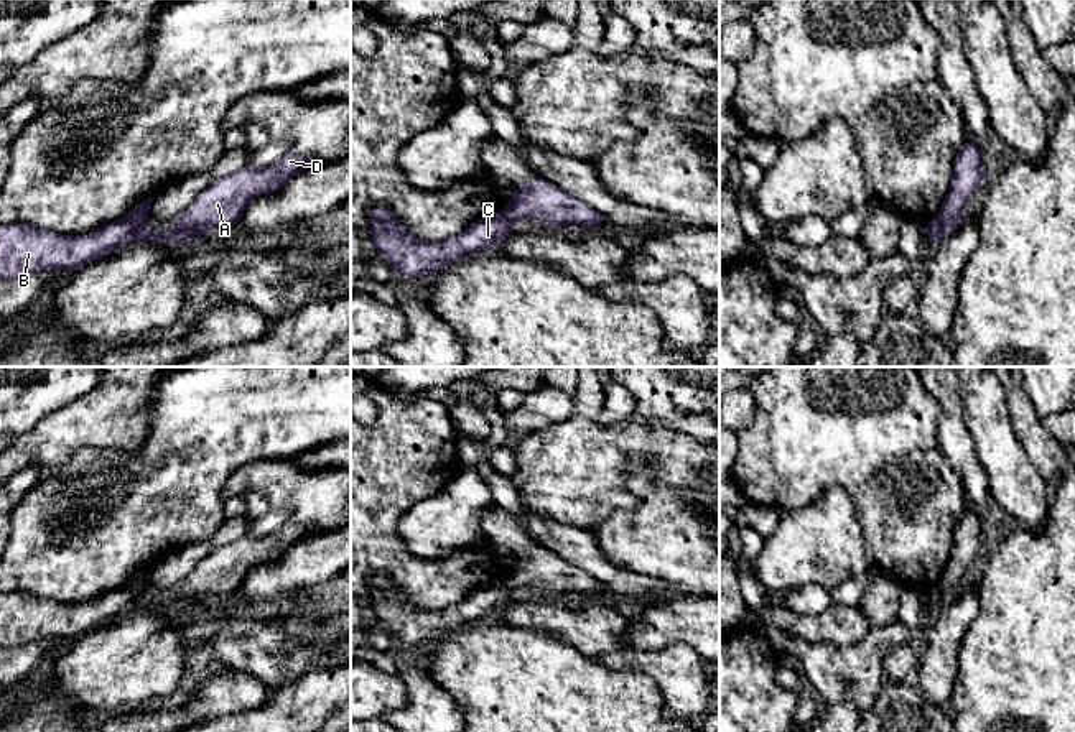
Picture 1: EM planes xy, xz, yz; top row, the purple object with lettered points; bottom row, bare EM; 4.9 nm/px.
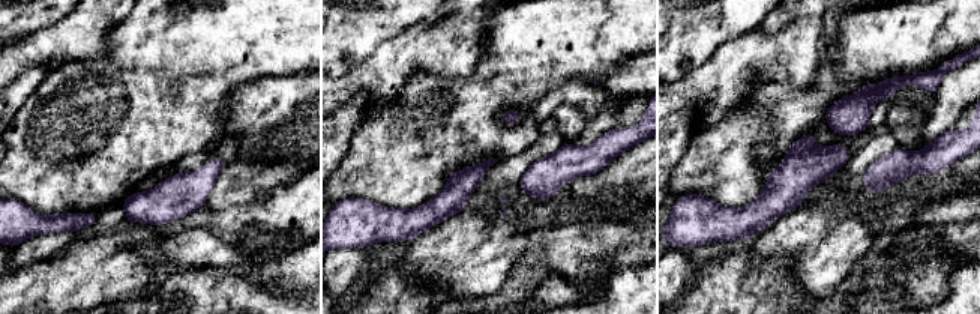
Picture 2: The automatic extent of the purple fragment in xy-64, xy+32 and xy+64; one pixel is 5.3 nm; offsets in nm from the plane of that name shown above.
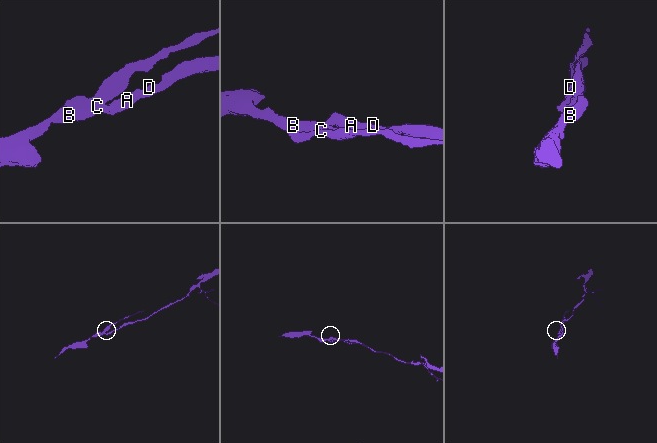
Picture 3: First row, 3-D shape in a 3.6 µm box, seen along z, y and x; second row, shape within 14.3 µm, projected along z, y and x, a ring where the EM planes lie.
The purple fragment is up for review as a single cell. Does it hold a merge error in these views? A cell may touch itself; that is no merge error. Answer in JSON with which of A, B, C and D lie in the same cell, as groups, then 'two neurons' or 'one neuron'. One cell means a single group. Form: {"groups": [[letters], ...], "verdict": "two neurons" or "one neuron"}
{"groups": [["A", "D"], ["B", "C"]], "verdict": "two neurons"}

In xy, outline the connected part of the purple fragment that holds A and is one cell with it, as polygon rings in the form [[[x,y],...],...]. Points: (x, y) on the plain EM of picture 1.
[[[288,520],[267,536],[245,533],[230,544],[214,548],[194,571],[170,589],[176,597],[153,602],[145,587],[138,591],[137,605],[150,610],[183,614],[207,599],[226,599],[240,591],[245,574],[257,564],[277,561],[283,553],[314,531],[313,523]]]

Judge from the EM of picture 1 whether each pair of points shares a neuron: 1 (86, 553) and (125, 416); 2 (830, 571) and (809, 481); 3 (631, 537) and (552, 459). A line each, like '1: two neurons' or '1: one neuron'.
1: two neurons
2: two neurons
3: two neurons

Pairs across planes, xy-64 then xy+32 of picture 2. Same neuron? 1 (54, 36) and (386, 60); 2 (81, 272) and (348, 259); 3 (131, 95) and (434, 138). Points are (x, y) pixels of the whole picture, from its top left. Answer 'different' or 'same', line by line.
1: same
2: different
3: same

